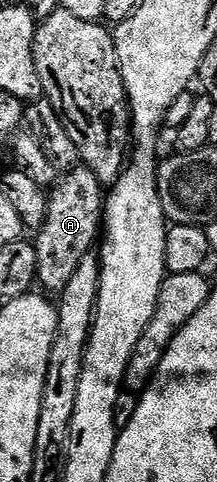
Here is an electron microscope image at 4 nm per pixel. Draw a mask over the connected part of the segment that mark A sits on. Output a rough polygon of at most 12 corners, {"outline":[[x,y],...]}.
{"outline":[[85,164],[49,191],[33,239],[37,285],[65,290],[104,226],[104,184]]}

